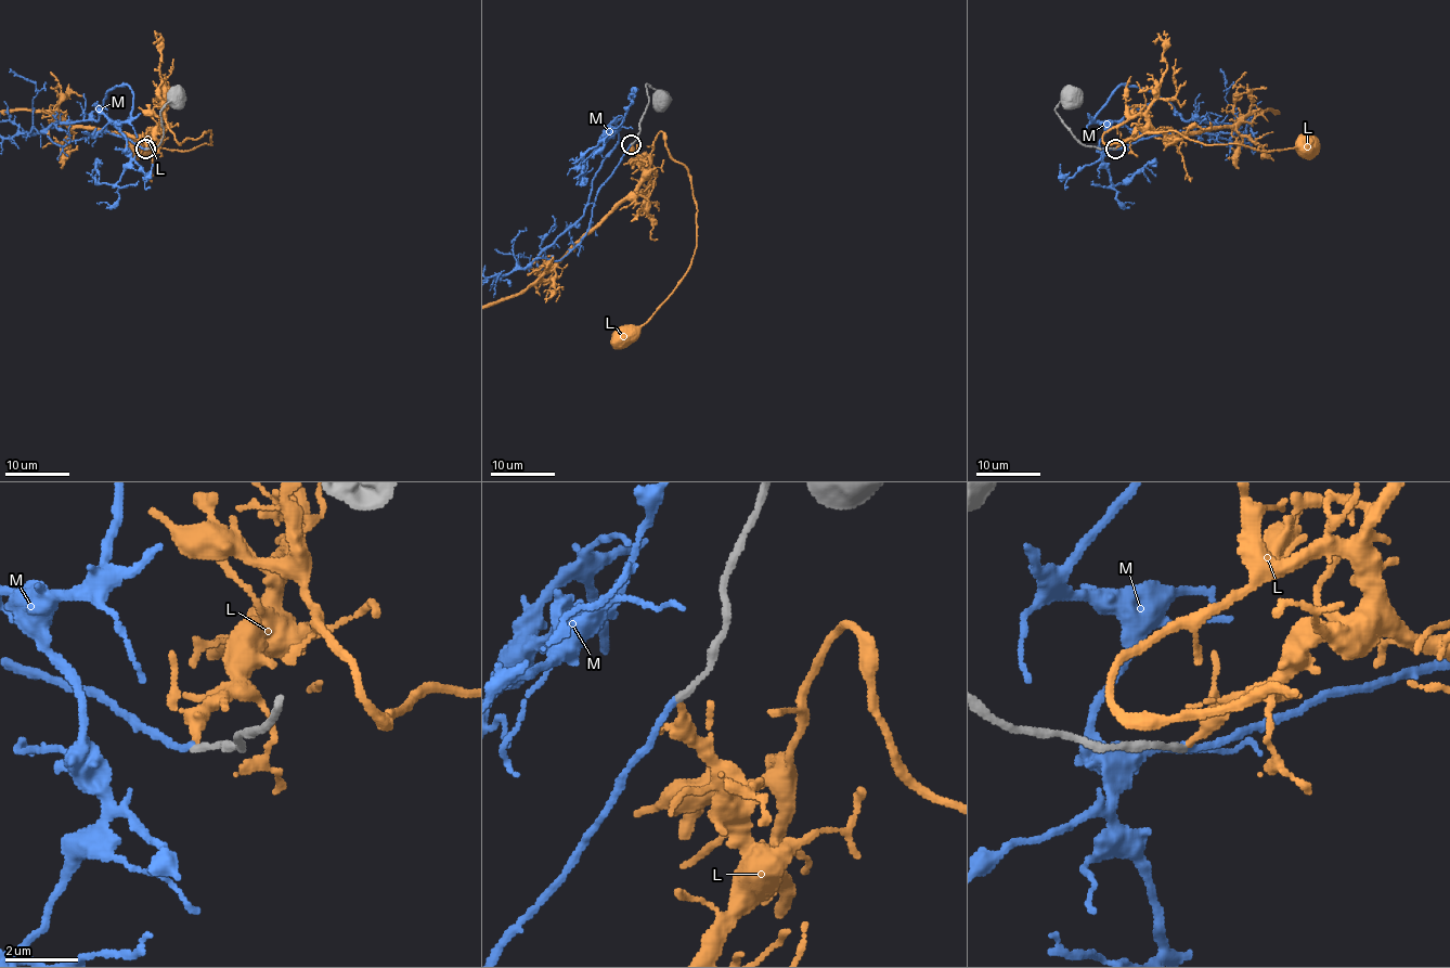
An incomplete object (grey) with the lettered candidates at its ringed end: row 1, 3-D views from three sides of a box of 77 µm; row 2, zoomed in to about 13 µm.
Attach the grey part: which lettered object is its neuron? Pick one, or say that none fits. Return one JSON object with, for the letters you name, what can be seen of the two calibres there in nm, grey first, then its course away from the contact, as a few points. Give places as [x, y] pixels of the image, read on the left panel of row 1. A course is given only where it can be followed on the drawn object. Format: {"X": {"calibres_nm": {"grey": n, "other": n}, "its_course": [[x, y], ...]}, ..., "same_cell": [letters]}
{"M": {"calibres_nm": {"grey": 170, "other": 160}, "its_course": [[146, 149], [47, 130], [96, 120], [116, 87], [132, 90], [130, 164], [109, 185], [90, 176]]}, "same_cell": ["M"]}

